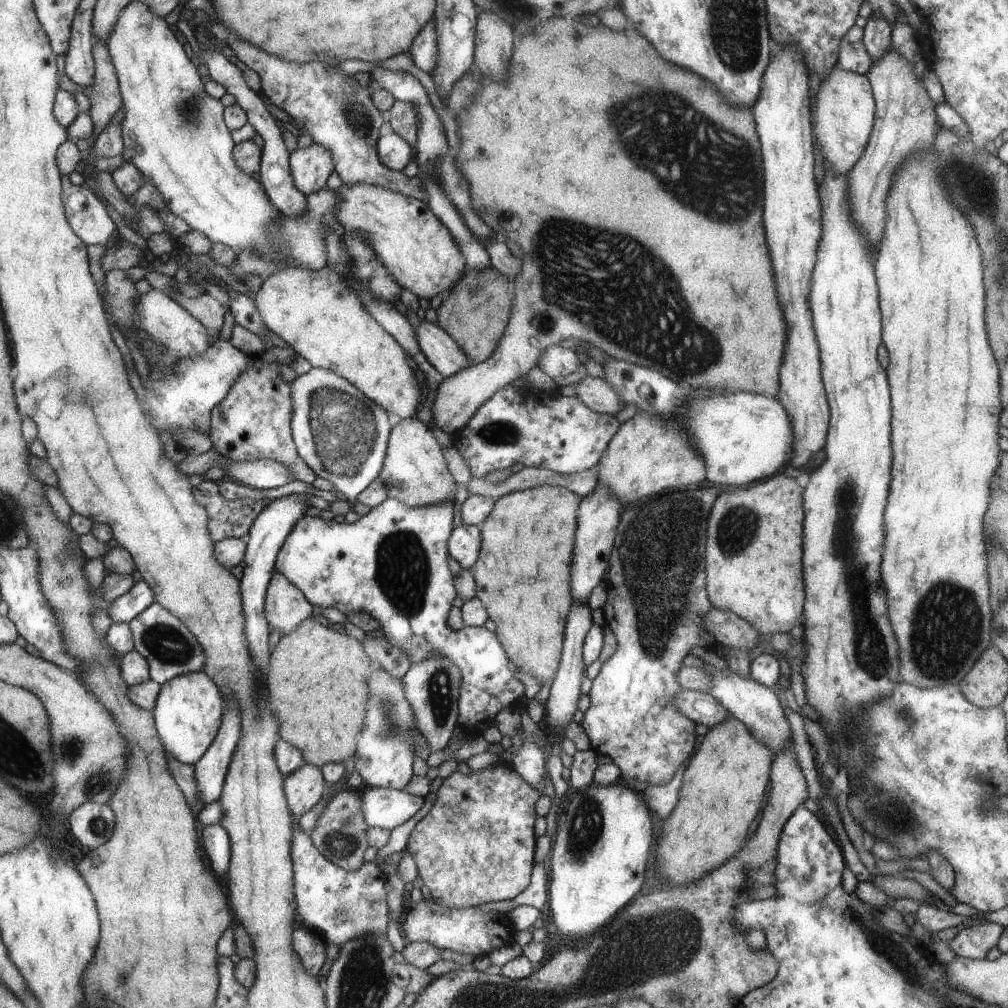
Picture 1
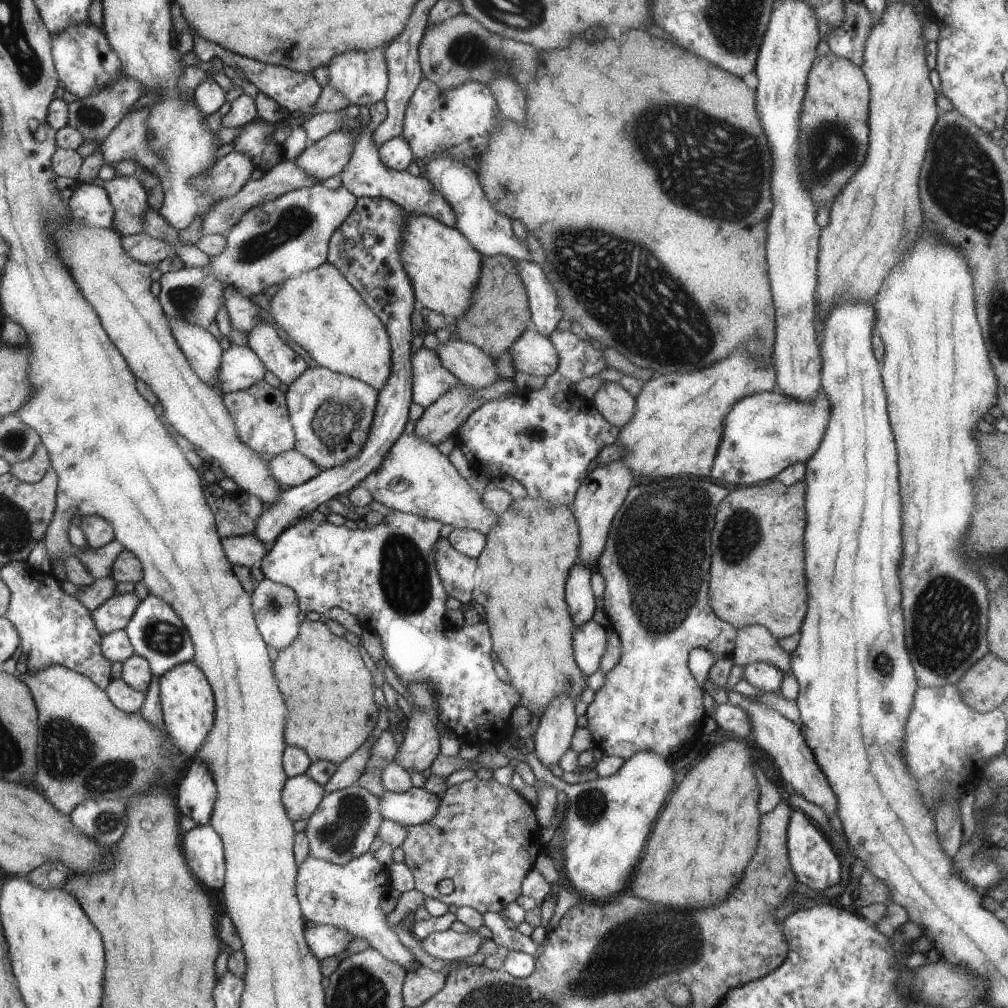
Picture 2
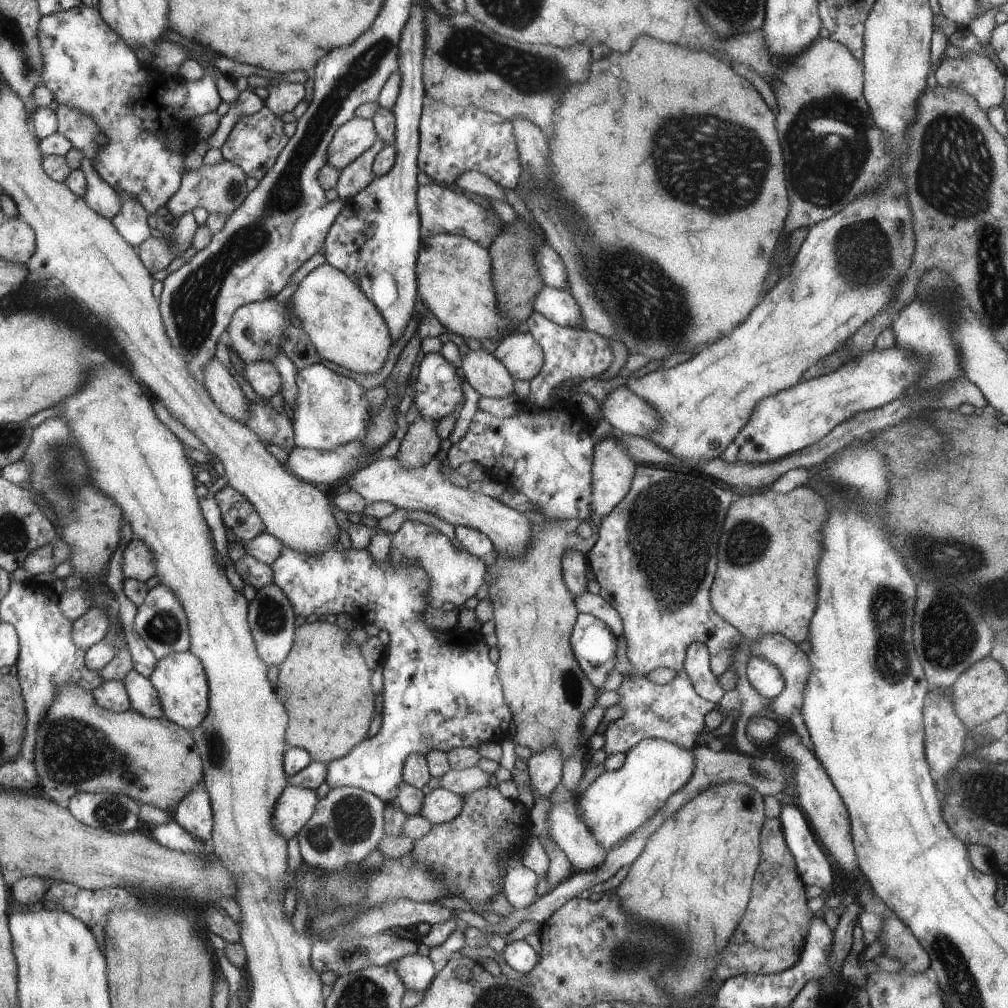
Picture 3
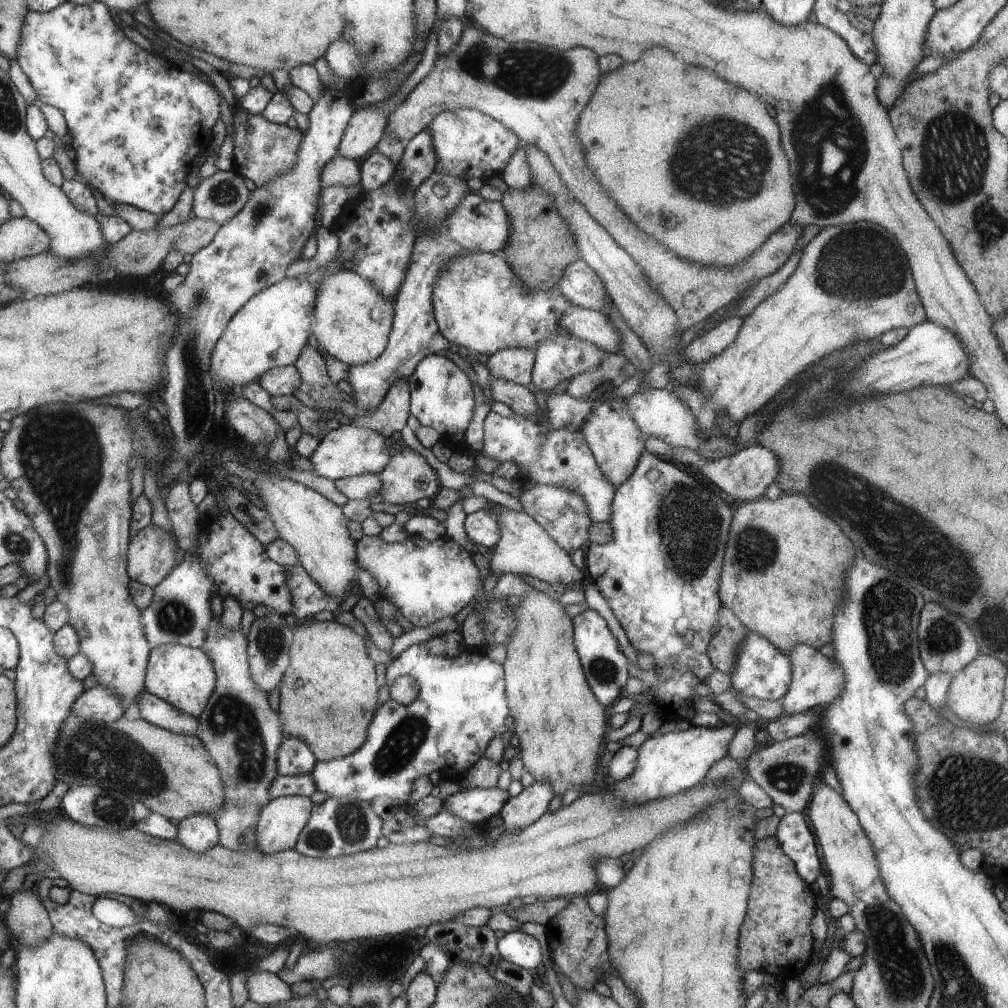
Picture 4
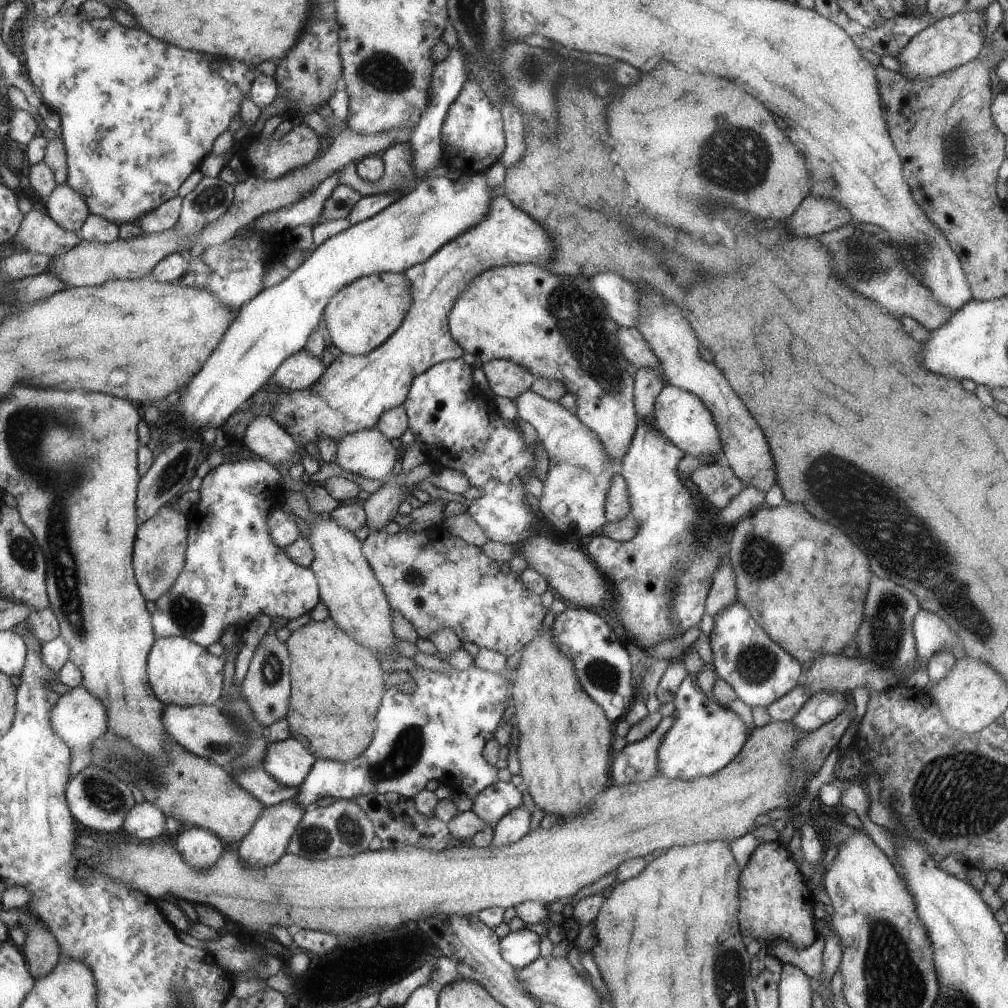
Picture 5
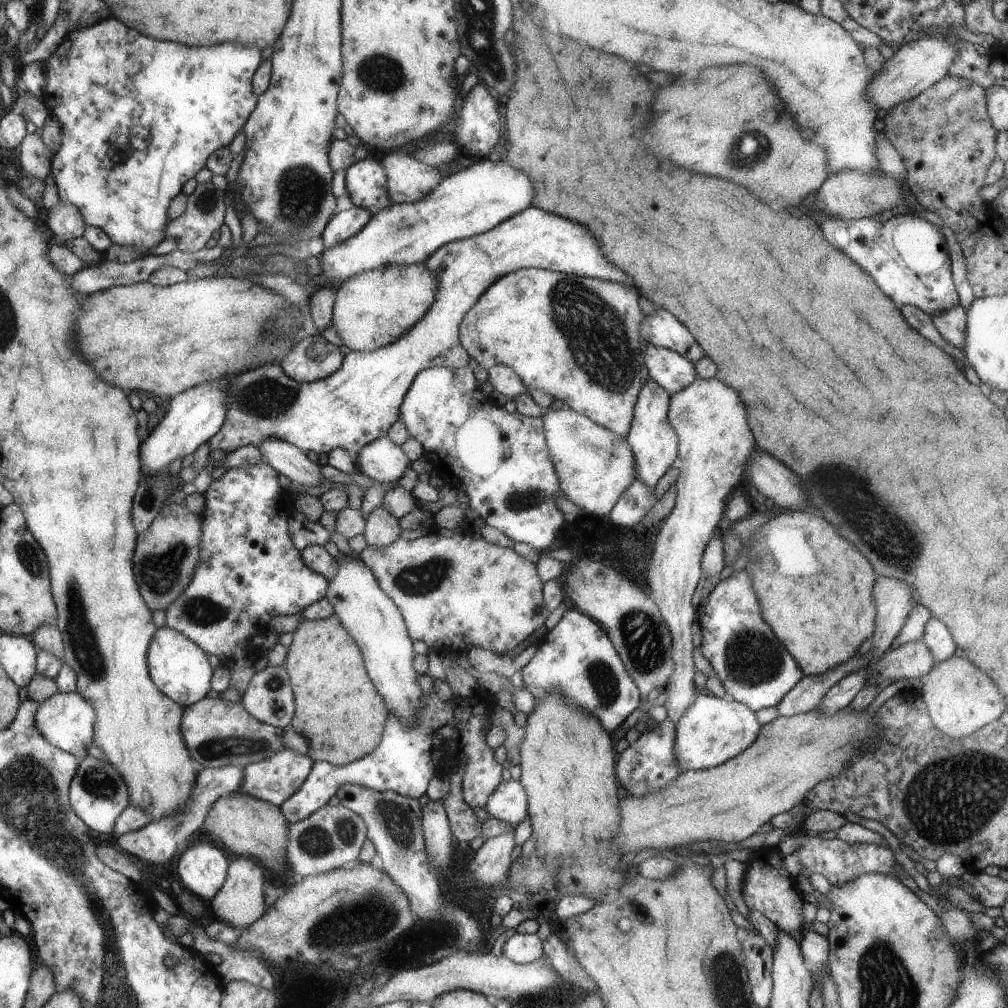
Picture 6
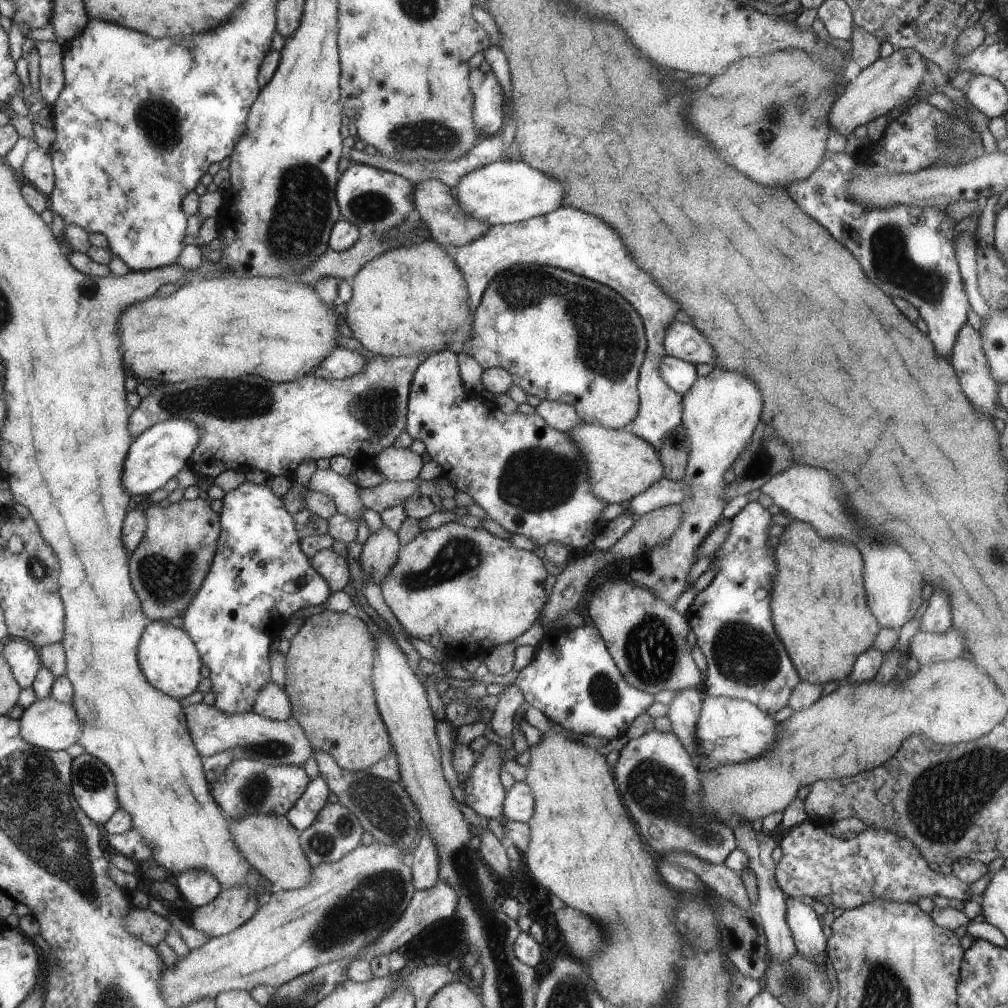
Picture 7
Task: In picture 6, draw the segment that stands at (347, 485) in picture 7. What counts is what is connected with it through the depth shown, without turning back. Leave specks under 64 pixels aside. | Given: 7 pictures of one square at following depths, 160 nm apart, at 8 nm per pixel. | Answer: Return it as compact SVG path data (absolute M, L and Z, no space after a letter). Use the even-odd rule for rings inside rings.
M267 438L259 450L268 465L279 474L290 478L294 491L300 486L316 488L322 482L326 483L322 467L310 460L307 453L289 442Z

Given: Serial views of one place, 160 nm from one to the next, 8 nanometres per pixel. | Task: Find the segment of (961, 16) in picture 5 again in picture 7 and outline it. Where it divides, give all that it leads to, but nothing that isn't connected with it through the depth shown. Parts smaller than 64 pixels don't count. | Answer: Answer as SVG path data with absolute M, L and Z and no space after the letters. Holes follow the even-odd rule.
M912 49L895 50L890 56L883 59L879 58L869 67L862 69L856 79L846 84L842 94L832 105L829 114L832 128L838 134L848 136L858 126L876 120L878 116L886 114L904 101L912 98L918 87L921 87L928 80L926 59L919 52Z

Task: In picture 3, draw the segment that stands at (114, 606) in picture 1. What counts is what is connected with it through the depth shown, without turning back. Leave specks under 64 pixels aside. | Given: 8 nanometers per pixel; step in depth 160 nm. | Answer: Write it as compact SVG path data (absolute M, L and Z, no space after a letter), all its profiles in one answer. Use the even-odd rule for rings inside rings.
M92 606L74 621L74 642L87 651L103 640L108 627L105 611Z

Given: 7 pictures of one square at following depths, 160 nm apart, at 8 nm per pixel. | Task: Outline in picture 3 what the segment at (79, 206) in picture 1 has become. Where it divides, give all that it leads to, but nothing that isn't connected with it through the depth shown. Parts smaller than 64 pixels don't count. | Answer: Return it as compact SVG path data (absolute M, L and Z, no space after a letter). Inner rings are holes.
M82 157L79 169L87 180L87 191L83 199L88 206L104 218L111 219L116 216L121 209L121 196L107 182L104 182L103 178L100 178L88 157Z

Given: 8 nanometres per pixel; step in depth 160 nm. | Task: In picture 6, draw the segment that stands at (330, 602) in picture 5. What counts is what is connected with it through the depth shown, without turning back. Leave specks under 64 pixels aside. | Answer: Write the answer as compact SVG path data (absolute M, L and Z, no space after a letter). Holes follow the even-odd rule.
M341 553L339 569L335 577L328 580L330 588L327 597L334 605L335 613L346 627L348 634L358 643L366 660L367 673L383 701L387 704L390 716L395 715L410 723L419 716L423 690L418 682L418 673L412 665L415 653L412 638L399 607L384 592L375 574L362 562L358 554L347 556Z

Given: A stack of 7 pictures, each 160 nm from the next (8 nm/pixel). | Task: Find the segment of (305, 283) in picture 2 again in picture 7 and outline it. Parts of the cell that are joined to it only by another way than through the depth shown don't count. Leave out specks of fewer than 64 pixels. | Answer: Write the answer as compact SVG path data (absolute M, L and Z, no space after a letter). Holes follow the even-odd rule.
M424 241L418 245L402 246L397 249L390 249L370 262L367 262L358 274L350 283L353 286L353 295L348 305L348 326L352 330L353 337L370 352L379 354L382 357L429 357L430 355L439 353L440 351L450 350L452 352L460 352L463 344L472 338L475 333L475 312L473 314L471 306L469 305L467 281L464 278L463 271L456 264L455 259L451 254L436 241Z

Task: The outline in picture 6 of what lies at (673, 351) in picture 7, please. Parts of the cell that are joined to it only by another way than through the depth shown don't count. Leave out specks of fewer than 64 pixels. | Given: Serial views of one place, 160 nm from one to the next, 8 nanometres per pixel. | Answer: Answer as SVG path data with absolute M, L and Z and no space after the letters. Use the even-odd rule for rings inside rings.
M658 307L654 314L642 320L640 334L649 344L673 350L693 363L705 357L706 351L699 341L694 340L694 336L671 312Z

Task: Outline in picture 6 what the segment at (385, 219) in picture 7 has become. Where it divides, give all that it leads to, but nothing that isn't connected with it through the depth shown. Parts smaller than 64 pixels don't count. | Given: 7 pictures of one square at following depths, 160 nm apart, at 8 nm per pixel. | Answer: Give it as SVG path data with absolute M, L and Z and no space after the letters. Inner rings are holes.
M372 155L346 169L345 184L354 207L374 214L394 204L387 190L387 171Z

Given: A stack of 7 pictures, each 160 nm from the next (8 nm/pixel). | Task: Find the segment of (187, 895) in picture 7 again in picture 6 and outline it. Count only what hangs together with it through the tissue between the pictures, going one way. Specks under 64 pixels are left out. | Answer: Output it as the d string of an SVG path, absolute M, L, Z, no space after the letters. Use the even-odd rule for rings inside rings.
M205 834L195 839L176 864L183 888L208 904L226 882L231 860Z

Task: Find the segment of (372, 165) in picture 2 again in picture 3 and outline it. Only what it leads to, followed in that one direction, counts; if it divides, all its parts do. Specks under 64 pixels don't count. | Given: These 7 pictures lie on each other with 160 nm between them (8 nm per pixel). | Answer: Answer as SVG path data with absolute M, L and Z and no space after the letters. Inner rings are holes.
M434 182L431 185L419 184L417 203L421 218L420 236L422 239L434 233L450 233L469 238L480 243L480 246L488 248L492 244L494 236L503 228L504 222L500 215L473 201L456 187L447 187Z

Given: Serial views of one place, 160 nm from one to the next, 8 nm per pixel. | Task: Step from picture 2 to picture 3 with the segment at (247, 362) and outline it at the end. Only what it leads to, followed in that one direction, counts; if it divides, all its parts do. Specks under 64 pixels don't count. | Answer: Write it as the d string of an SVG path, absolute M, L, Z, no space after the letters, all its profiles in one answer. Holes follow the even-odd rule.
M258 361L244 363L241 374L243 380L248 380L250 386L262 399L270 399L282 390L282 375L274 362Z

